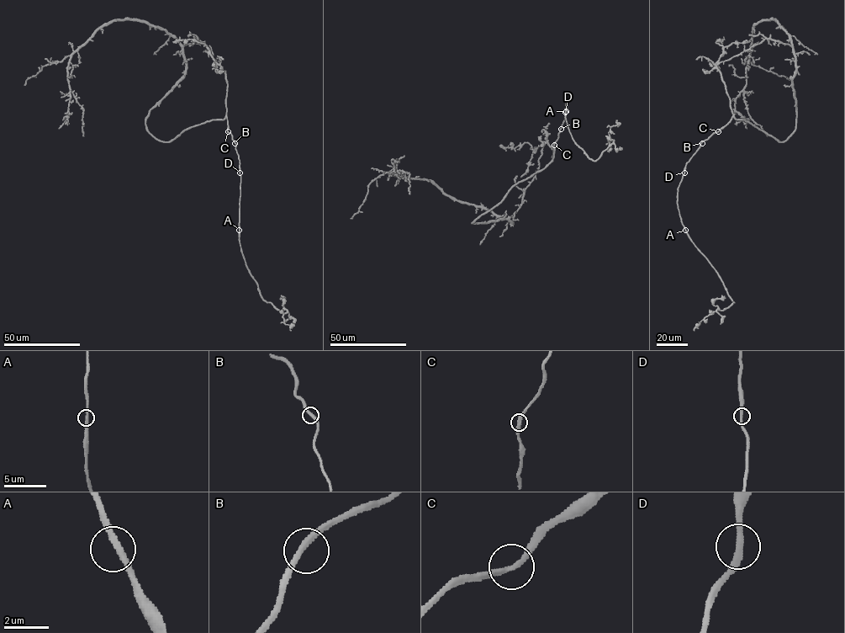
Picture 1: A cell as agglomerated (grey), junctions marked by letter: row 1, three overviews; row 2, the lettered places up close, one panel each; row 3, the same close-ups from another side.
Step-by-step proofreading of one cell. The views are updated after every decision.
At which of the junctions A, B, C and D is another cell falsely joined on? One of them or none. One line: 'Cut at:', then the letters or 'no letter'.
Cut at: no letter

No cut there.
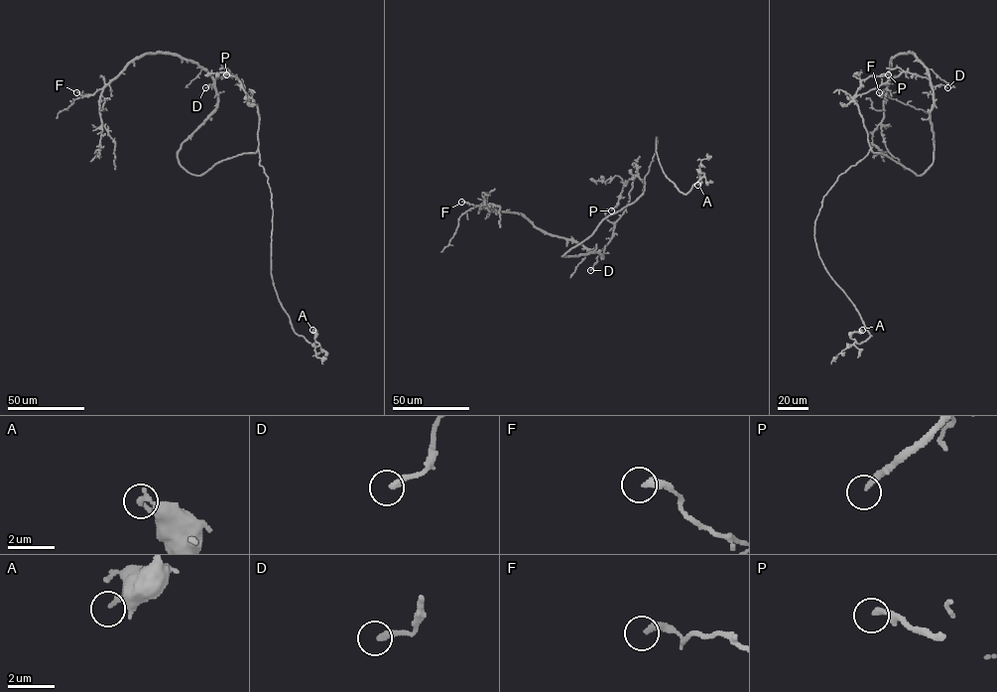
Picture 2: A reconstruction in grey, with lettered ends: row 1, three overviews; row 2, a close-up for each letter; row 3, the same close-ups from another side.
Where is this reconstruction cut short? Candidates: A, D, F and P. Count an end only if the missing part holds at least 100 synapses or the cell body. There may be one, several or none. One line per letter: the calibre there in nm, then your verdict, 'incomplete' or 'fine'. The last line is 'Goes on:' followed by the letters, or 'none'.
A: 200 nm thick; fine
D: 280 nm thick; fine
F: 320 nm thick; fine
P: 240 nm thick; incomplete
Goes on: P

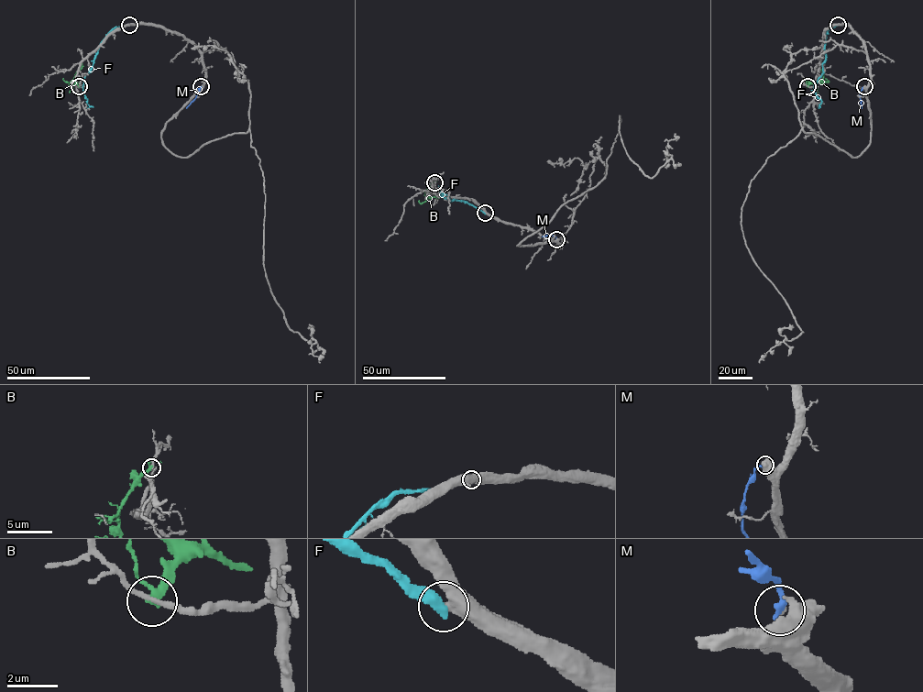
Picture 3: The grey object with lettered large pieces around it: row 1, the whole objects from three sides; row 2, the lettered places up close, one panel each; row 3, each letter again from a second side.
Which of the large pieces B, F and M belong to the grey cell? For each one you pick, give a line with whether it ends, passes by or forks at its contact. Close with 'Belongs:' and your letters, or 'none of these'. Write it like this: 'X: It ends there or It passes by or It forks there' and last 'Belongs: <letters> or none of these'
Belongs: none of these

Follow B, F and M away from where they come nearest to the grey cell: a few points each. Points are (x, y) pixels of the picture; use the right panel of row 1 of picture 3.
B: (807, 86), (822, 79), (822, 63)
F: (838, 25), (827, 30), (822, 73), (814, 86), (815, 93), (821, 100), (818, 106)
M: (864, 86), (860, 97), (862, 108)

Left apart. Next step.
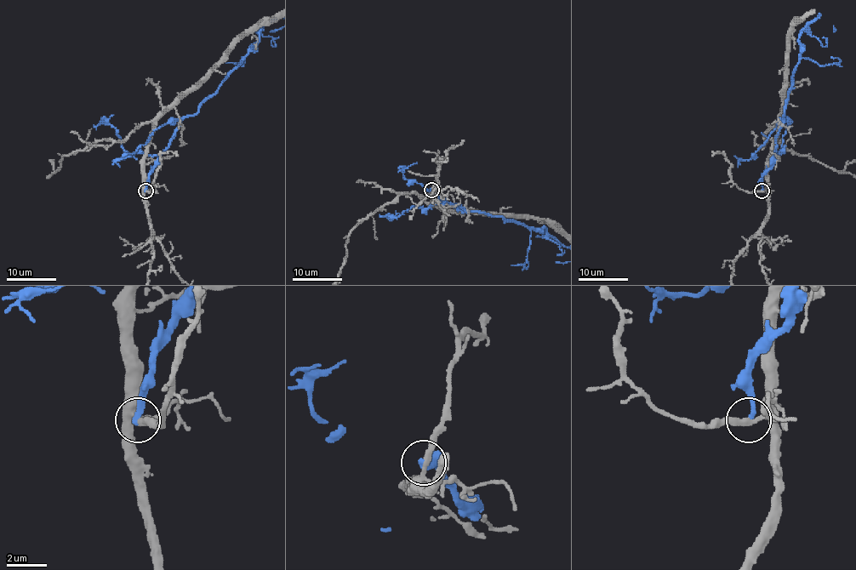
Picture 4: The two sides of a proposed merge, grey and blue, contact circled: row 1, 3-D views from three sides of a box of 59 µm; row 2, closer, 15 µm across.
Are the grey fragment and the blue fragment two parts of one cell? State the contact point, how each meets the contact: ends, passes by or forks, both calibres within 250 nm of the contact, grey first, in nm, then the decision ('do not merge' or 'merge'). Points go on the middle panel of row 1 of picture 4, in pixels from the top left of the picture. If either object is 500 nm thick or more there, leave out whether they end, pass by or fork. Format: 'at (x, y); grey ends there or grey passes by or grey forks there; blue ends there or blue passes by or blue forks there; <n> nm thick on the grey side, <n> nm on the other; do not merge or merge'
at (431, 190); grey forks there; blue ends there; 220 nm thick on the grey side, 280 nm on the other; do not merge

